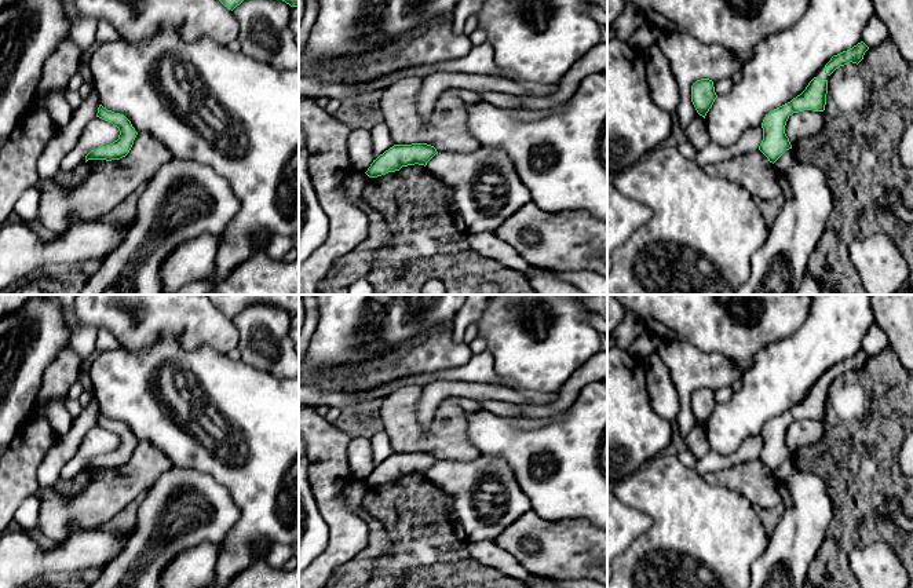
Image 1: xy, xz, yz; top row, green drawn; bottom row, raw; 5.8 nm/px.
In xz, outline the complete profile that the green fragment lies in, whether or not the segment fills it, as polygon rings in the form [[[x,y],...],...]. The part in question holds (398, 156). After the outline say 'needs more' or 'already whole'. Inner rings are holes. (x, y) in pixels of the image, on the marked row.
[[[427,143],[394,145],[373,160],[365,174],[369,178],[377,178],[408,165],[419,164],[426,167],[437,153],[437,149]]] | already whole

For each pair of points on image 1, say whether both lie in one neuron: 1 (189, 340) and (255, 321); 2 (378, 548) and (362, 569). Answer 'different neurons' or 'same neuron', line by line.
1: different neurons
2: same neuron

